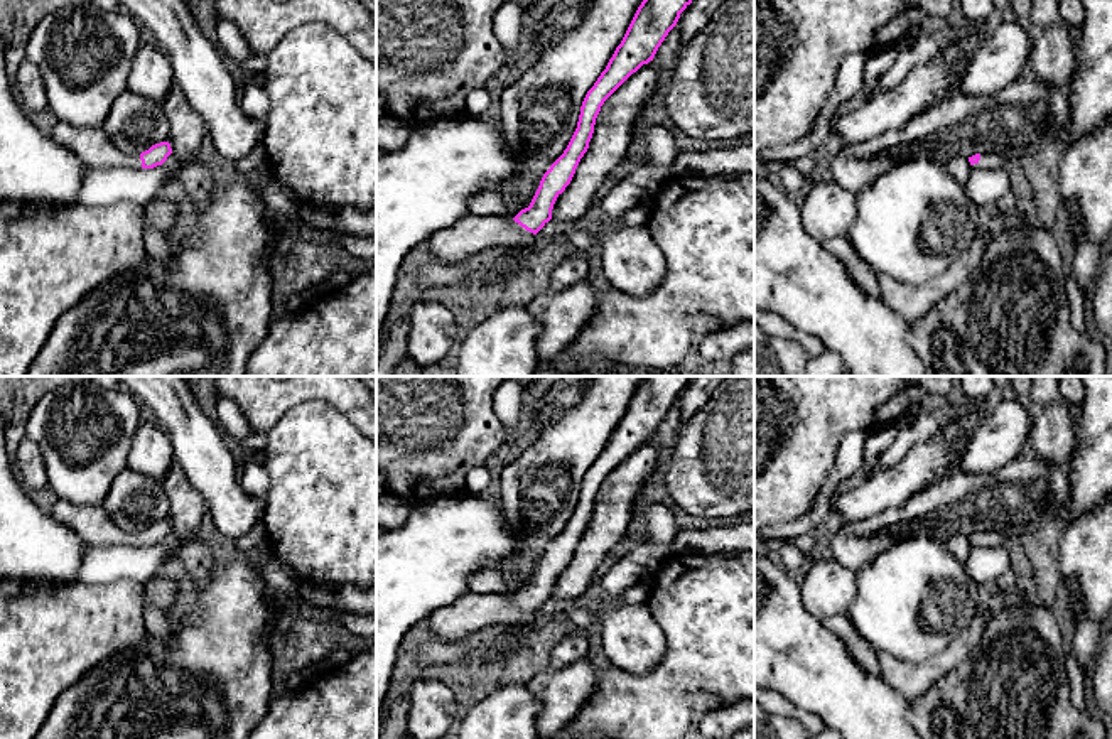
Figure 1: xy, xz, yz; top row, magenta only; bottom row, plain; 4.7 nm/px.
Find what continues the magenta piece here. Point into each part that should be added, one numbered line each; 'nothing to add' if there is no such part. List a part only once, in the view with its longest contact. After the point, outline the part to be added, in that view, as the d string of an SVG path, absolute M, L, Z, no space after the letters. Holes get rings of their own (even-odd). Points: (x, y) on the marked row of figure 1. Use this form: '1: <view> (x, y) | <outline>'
1: xz (473, 233) | M464 214L454 226L434 233L429 251L439 263L462 263L494 245L533 245L533 233L513 218Z

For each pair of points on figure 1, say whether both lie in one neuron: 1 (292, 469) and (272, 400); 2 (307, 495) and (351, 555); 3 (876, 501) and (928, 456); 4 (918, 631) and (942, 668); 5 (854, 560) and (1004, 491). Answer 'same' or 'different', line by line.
1: different
2: same
3: same
4: different
5: same

